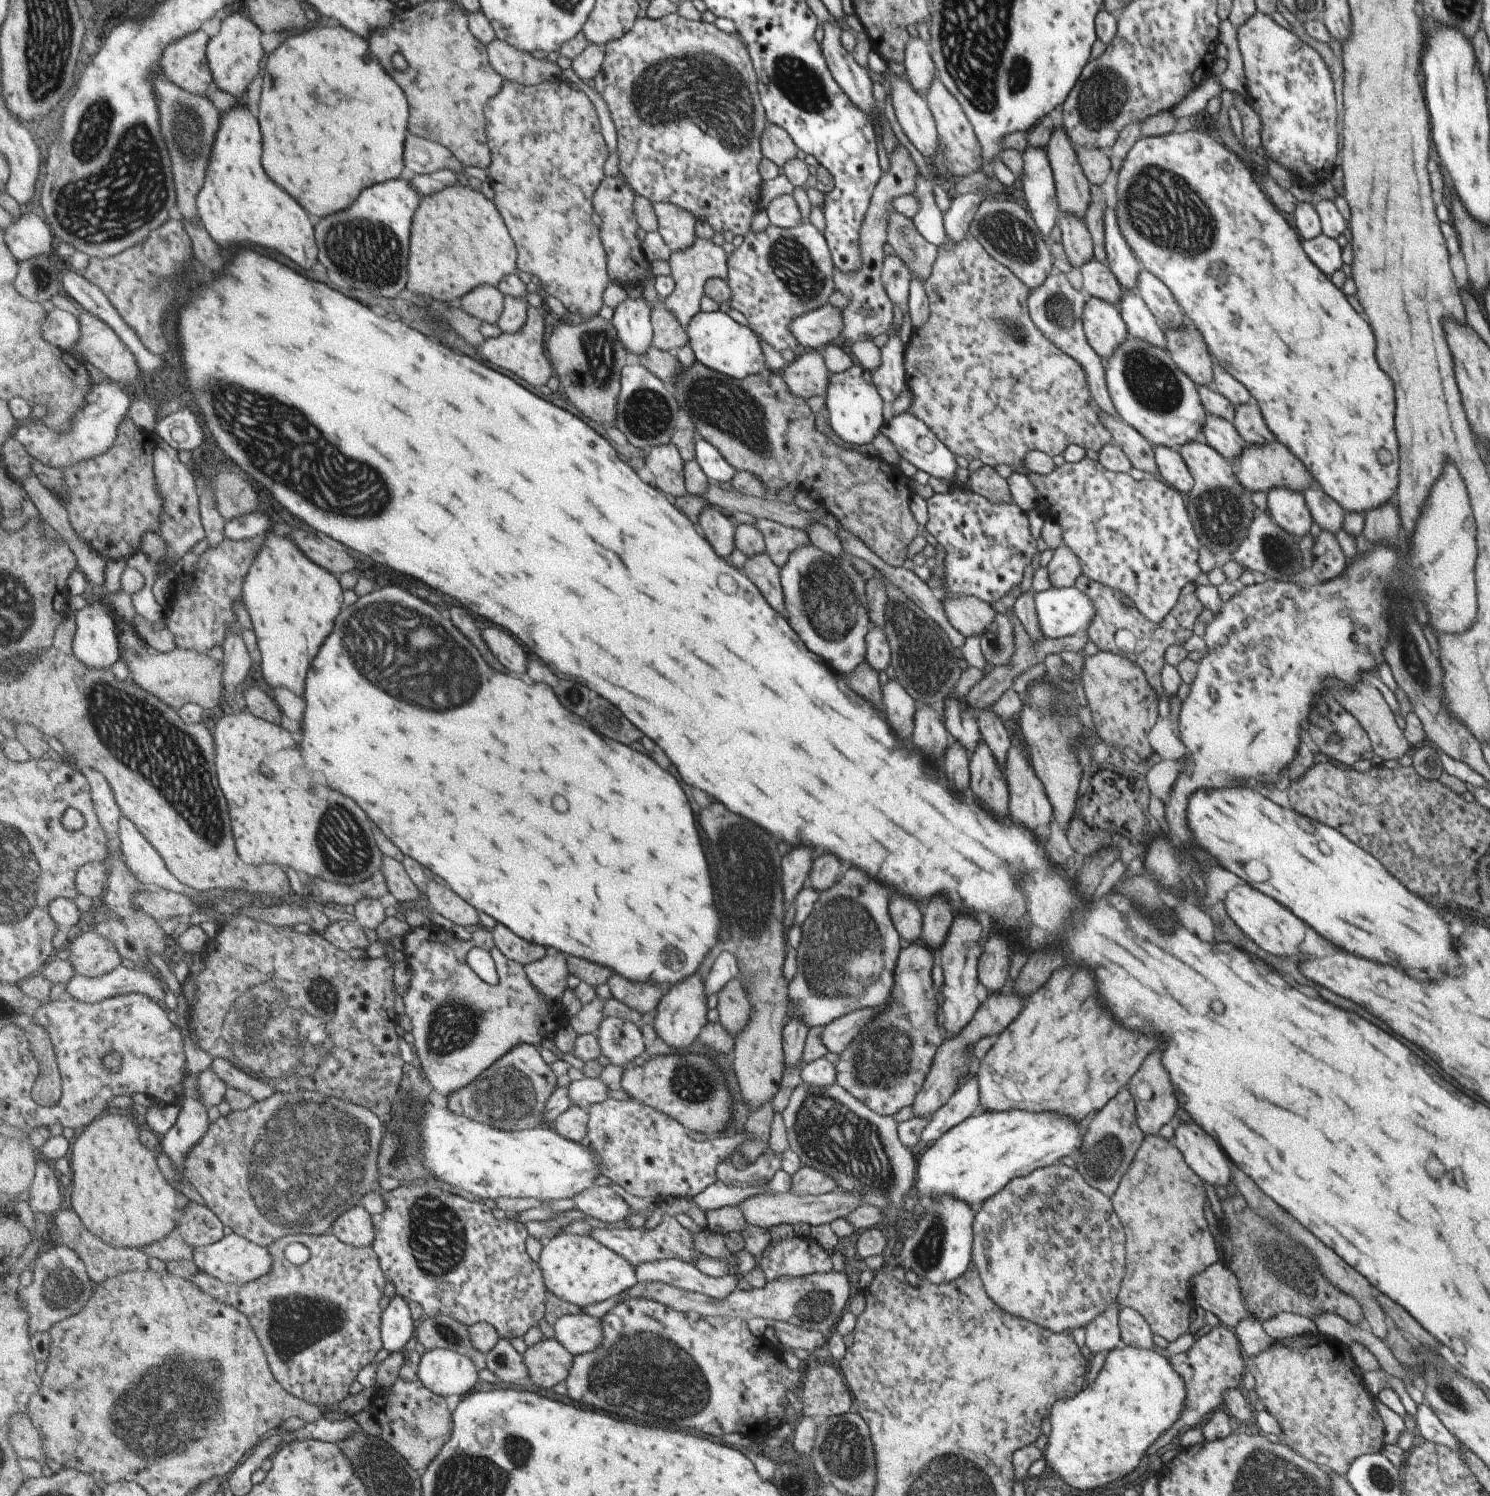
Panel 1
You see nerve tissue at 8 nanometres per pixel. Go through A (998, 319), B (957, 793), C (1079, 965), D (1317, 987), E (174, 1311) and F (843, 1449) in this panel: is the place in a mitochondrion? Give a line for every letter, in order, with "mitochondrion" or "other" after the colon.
A: mitochondrion
B: other
C: other
D: other
E: other
F: mitochondrion

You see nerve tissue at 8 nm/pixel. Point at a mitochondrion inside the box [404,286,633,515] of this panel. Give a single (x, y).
(598, 349)

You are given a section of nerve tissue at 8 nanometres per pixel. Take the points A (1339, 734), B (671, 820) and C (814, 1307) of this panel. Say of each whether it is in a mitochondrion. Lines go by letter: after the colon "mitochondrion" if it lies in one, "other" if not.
A: mitochondrion
B: other
C: mitochondrion

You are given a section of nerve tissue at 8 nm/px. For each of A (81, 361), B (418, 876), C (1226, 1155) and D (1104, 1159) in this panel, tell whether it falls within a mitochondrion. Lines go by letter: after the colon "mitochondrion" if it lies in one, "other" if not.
A: other
B: other
C: other
D: mitochondrion

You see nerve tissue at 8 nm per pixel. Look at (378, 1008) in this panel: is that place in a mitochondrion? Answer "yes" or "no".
no

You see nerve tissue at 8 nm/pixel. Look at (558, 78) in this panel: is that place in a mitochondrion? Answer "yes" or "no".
no

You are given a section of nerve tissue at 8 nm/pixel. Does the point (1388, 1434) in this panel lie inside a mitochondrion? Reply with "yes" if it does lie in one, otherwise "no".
no

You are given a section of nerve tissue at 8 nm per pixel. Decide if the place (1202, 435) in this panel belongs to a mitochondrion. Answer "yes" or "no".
no

